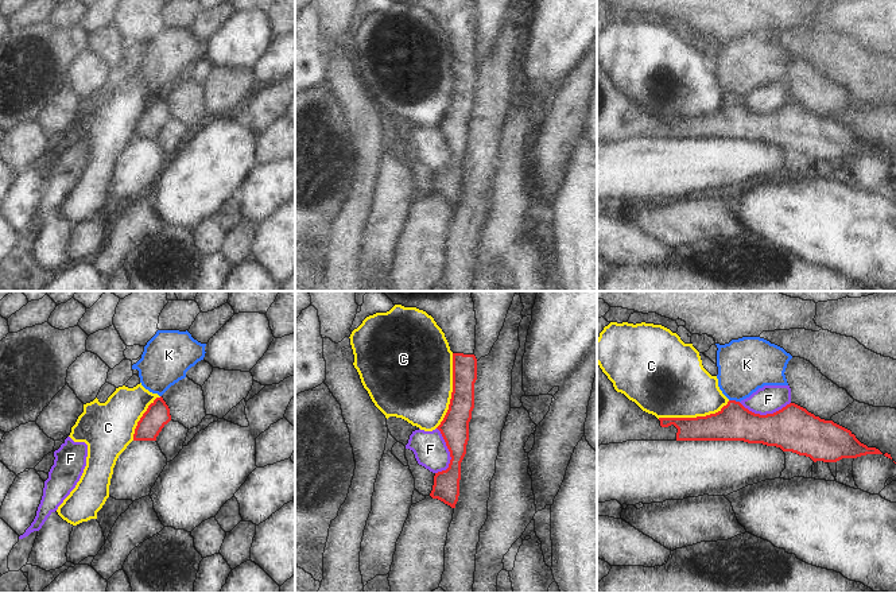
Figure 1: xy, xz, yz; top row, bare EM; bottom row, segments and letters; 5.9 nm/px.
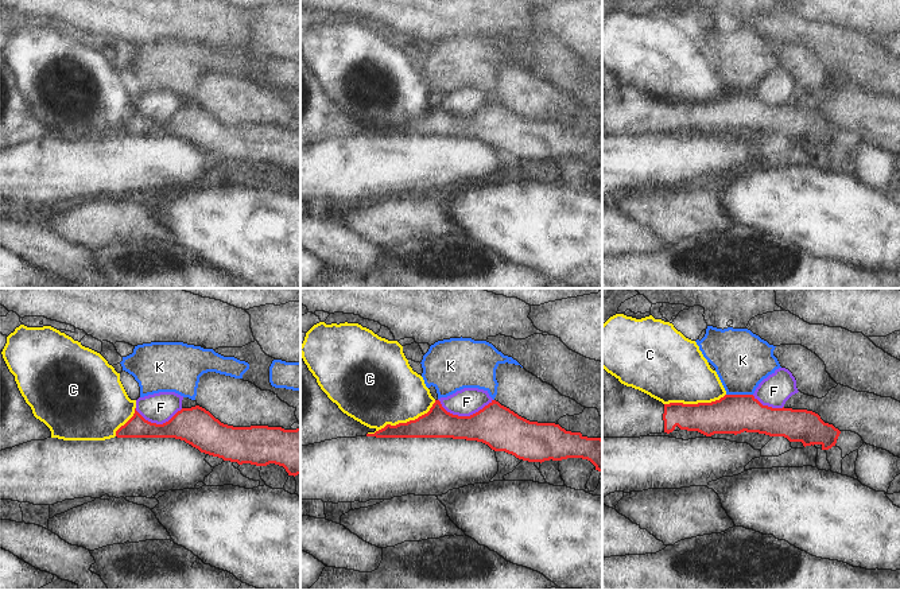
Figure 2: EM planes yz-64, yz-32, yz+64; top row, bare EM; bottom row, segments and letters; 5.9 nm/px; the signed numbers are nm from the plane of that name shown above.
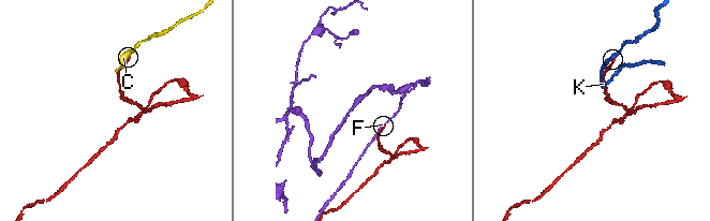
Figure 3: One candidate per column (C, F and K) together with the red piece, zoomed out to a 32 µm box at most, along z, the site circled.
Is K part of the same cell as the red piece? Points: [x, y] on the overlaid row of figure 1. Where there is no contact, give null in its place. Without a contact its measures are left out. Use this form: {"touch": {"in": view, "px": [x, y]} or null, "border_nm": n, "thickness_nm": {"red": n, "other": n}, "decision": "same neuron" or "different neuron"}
{"touch": {"in": "yz", "px": [734, 400]}, "border_nm": 70, "thickness_nm": {"red": 220, "other": 320}, "decision": "different neuron"}

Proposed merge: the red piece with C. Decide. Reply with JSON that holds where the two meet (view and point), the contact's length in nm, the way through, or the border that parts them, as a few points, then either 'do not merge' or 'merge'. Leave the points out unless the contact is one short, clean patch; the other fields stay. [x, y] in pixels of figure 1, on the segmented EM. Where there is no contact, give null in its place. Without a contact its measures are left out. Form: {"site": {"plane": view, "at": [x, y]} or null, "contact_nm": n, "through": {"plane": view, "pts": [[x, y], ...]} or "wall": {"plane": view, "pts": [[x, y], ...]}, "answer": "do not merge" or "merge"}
{"site": {"plane": "xz", "at": [453, 391]}, "contact_nm": 460, "answer": "do not merge"}

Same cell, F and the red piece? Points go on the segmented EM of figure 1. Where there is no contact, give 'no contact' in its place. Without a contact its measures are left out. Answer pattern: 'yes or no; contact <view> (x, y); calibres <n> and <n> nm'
no; contact xz (450, 453); calibres 170 and 200 nm

